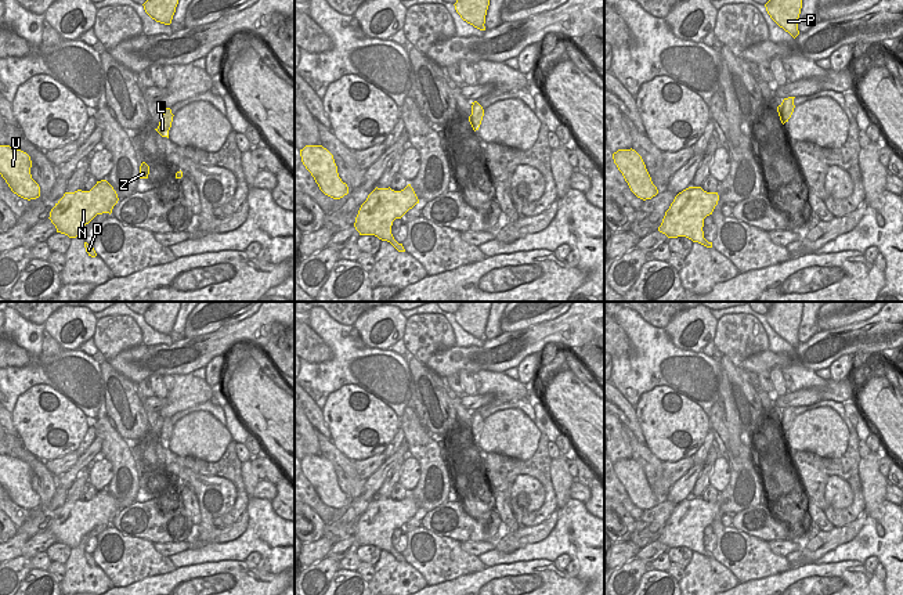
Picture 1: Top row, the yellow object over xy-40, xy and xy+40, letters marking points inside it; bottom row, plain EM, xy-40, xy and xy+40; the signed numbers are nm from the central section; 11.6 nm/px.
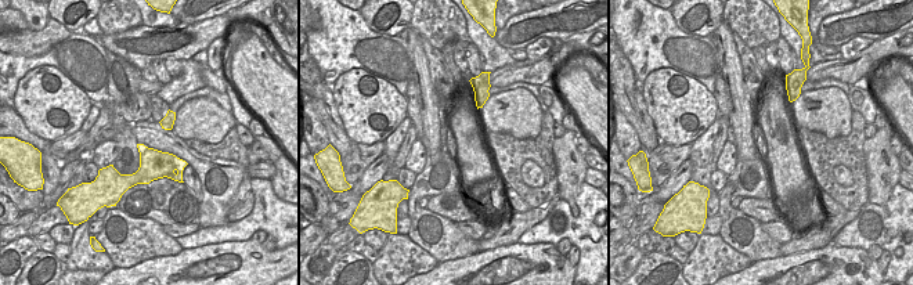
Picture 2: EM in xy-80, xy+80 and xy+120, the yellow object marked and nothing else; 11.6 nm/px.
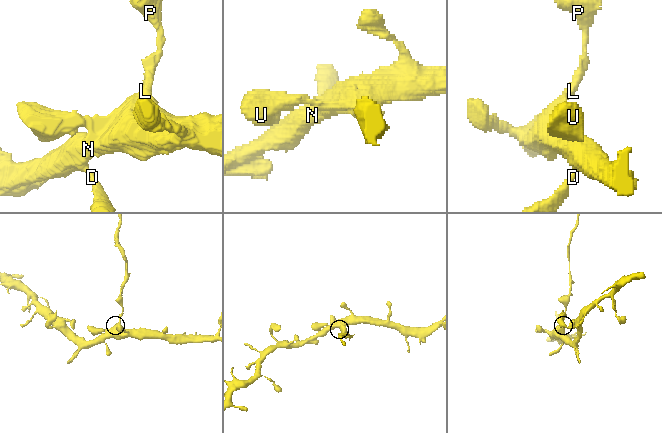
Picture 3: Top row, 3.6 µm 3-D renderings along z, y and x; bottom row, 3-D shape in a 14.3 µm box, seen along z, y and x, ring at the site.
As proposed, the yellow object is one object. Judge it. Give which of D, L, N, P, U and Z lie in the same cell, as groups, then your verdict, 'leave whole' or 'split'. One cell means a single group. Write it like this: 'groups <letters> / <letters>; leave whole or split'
groups D L N U Z / P; split

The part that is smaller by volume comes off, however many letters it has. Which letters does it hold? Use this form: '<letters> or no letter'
P.

